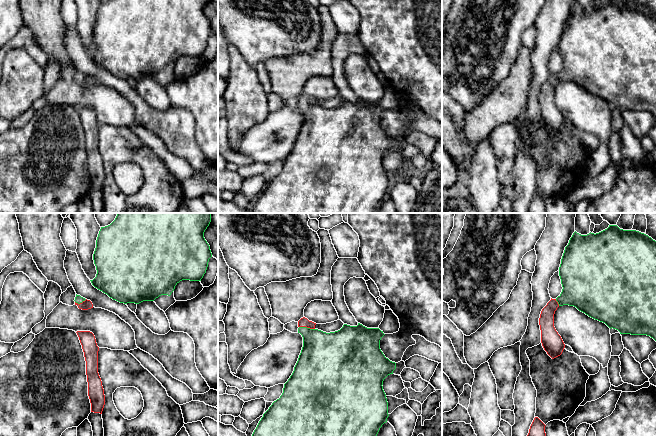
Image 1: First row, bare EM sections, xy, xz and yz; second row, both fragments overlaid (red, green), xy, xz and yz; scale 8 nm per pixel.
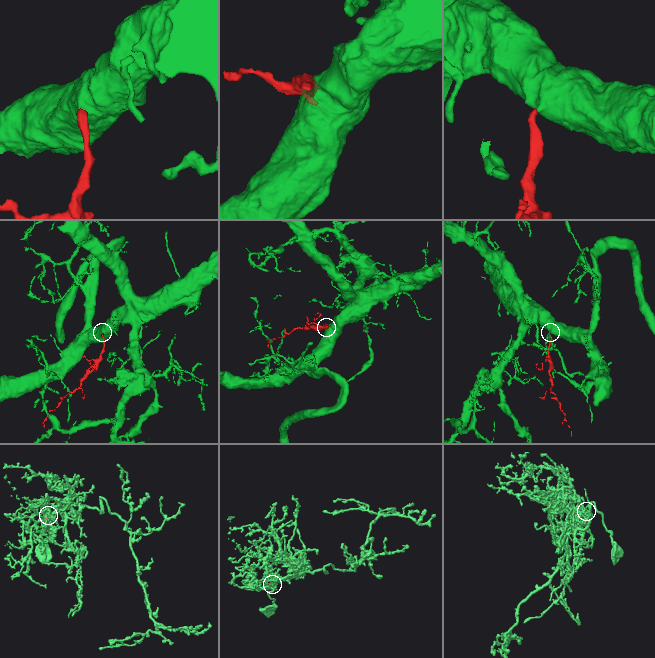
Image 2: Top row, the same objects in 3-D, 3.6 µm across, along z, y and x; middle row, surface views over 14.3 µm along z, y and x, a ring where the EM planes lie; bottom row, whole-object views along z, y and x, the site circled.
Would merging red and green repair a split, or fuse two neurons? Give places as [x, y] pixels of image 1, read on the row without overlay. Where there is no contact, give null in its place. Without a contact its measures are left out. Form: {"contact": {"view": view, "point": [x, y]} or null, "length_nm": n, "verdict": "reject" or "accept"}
{"contact": {"view": "xz", "point": [307, 103]}, "length_nm": 130, "verdict": "accept"}

